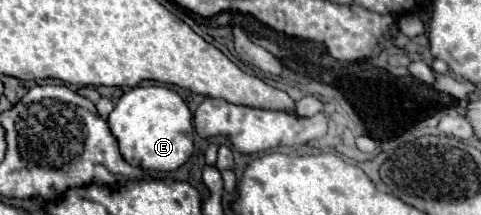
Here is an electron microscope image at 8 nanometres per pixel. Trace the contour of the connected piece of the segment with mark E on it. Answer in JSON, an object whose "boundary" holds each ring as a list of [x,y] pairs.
{"boundary":[[[139,85],[139,87],[133,87],[131,91],[127,91],[119,99],[119,103],[111,111],[107,123],[111,127],[111,133],[119,141],[119,149],[121,149],[123,159],[127,163],[131,163],[133,167],[139,167],[143,171],[175,171],[193,153],[193,133],[195,133],[193,115],[189,111],[189,107],[185,105],[185,101],[173,89],[169,89],[165,85]]]}

